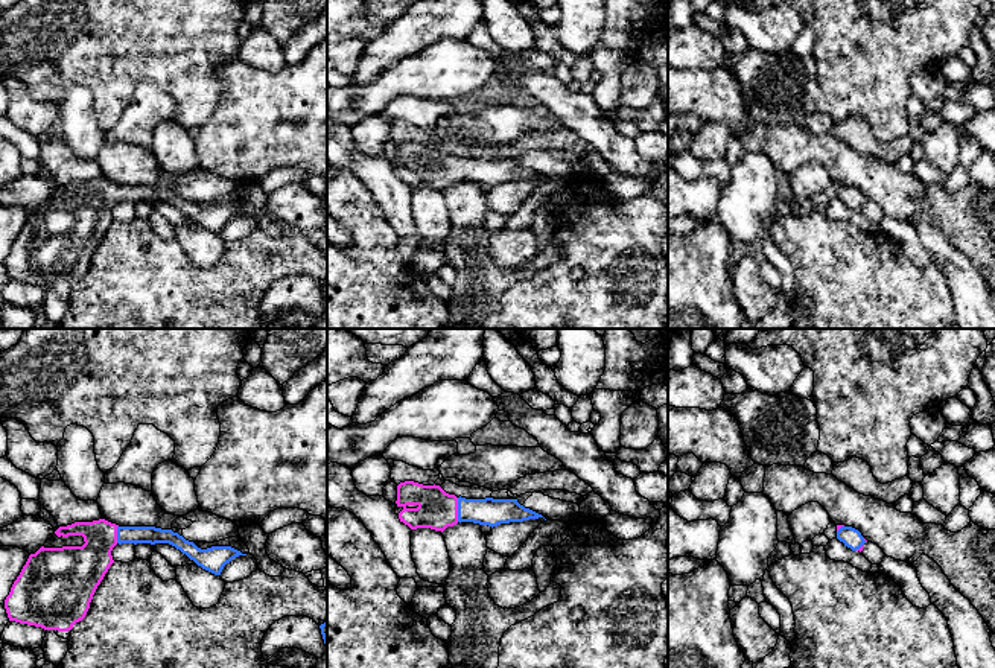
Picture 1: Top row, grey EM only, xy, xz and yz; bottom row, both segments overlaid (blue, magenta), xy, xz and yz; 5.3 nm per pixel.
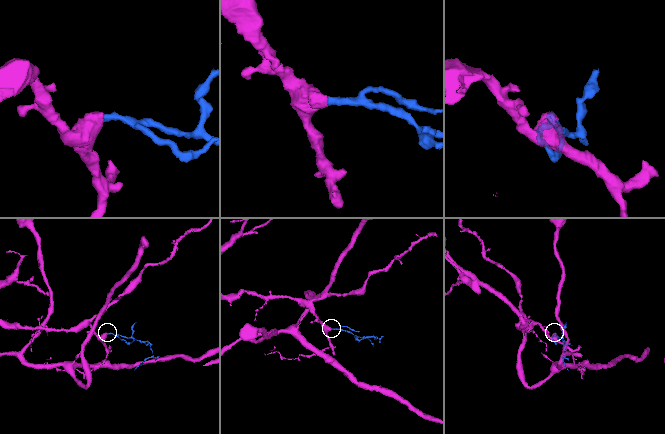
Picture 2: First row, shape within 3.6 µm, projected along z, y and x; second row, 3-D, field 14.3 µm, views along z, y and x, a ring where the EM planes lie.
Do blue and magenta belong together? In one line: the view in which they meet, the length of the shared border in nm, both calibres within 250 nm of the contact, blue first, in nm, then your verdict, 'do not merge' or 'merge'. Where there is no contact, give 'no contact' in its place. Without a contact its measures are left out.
meets blue in xz; contact 130 nm long; 150 nm thick on the blue side, 200 nm on the other; merge

